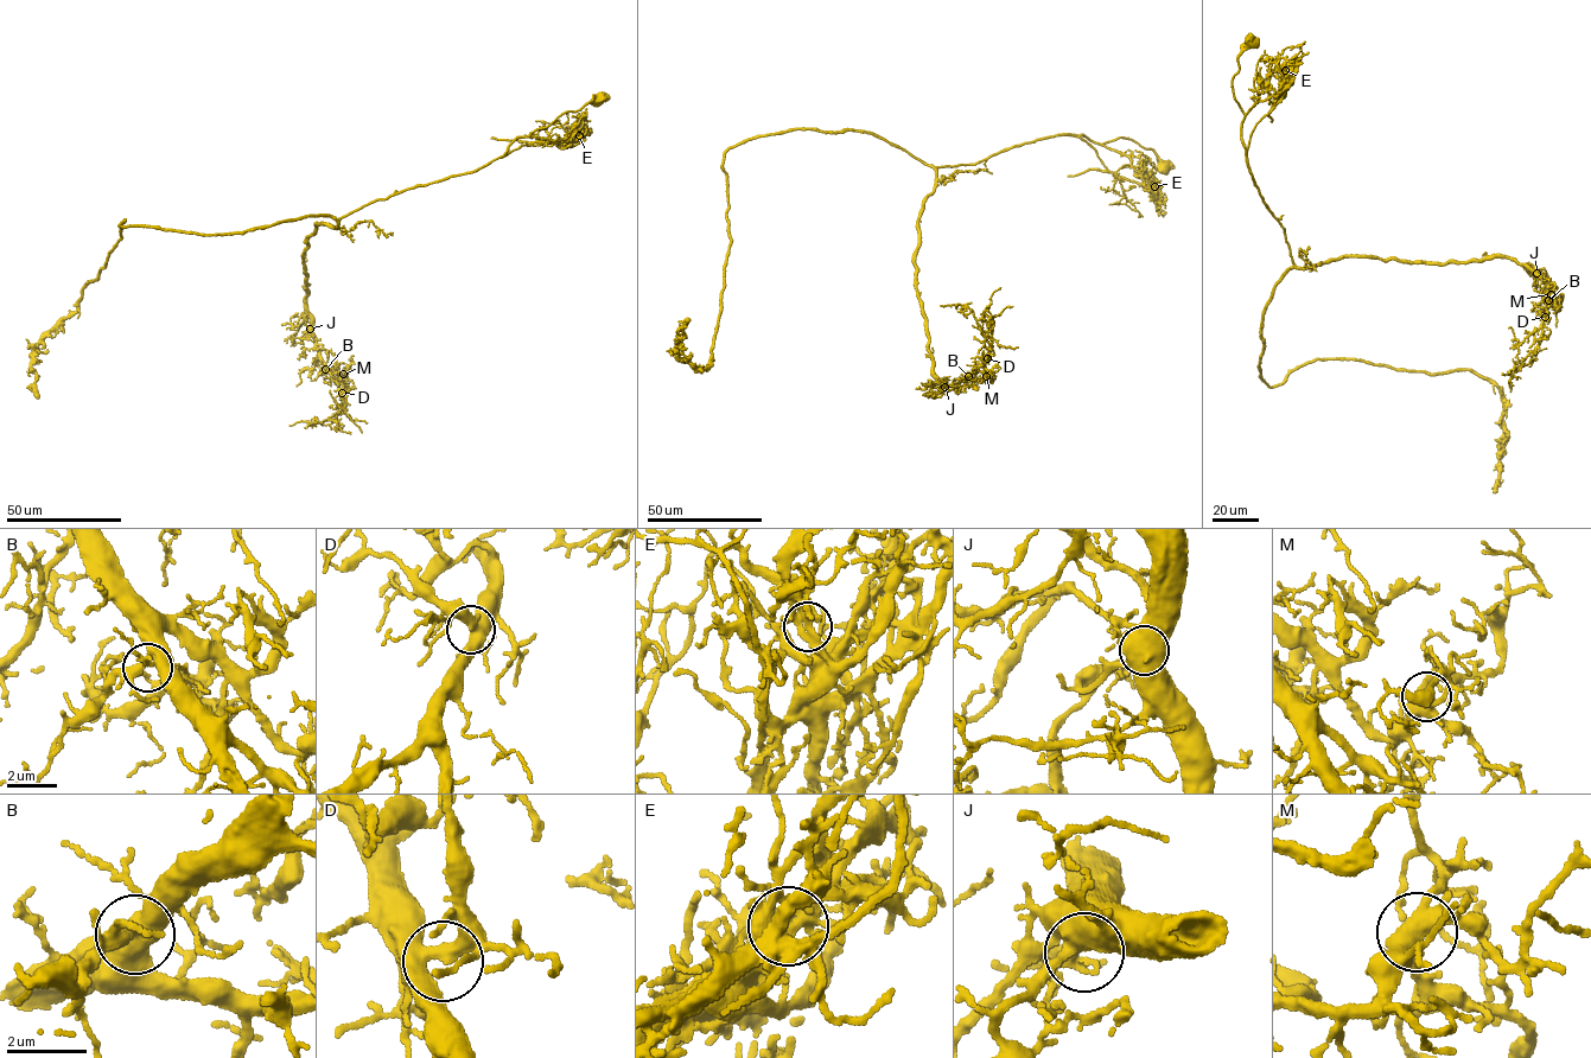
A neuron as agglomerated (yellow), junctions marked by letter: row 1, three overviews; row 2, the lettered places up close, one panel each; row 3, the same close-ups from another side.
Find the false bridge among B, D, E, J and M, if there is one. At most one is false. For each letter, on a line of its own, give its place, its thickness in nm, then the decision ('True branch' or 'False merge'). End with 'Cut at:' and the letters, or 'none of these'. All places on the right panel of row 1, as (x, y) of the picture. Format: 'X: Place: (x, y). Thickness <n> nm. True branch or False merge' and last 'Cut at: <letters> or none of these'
B: Place: (1548, 300). Thickness 360 nm. True branch
D: Place: (1545, 317). Thickness 360 nm. True branch
E: Place: (1285, 70). Thickness 360 nm. False merge
J: Place: (1537, 273). Thickness 440 nm. True branch
M: Place: (1551, 294). Thickness 440 nm. True branch
Cut at: E

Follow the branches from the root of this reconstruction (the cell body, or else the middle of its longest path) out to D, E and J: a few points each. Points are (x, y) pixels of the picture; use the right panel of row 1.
D: (1252, 43), (1232, 85), (1241, 141), (1296, 265), (1509, 257), (1545, 284), (1545, 317)
E: (1252, 43), (1238, 57), (1239, 70), (1232, 83), (1233, 95), (1243, 113), (1272, 96), (1285, 70)
J: (1252, 43), (1232, 85), (1241, 141), (1297, 267), (1495, 256), (1537, 273)

